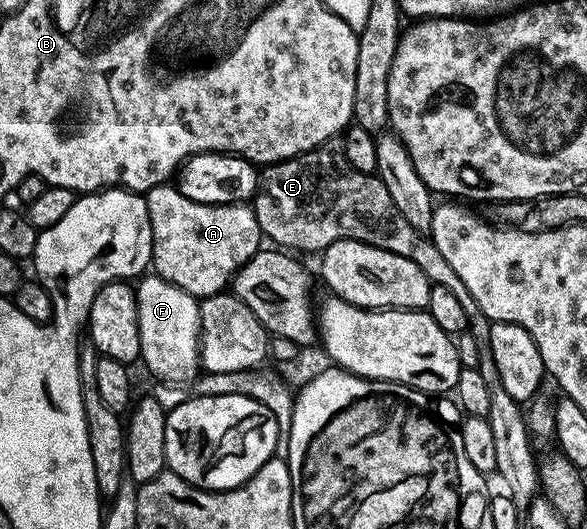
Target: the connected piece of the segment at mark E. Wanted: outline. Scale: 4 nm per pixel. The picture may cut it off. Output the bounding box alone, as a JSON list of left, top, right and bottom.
[253,142,539,510]

